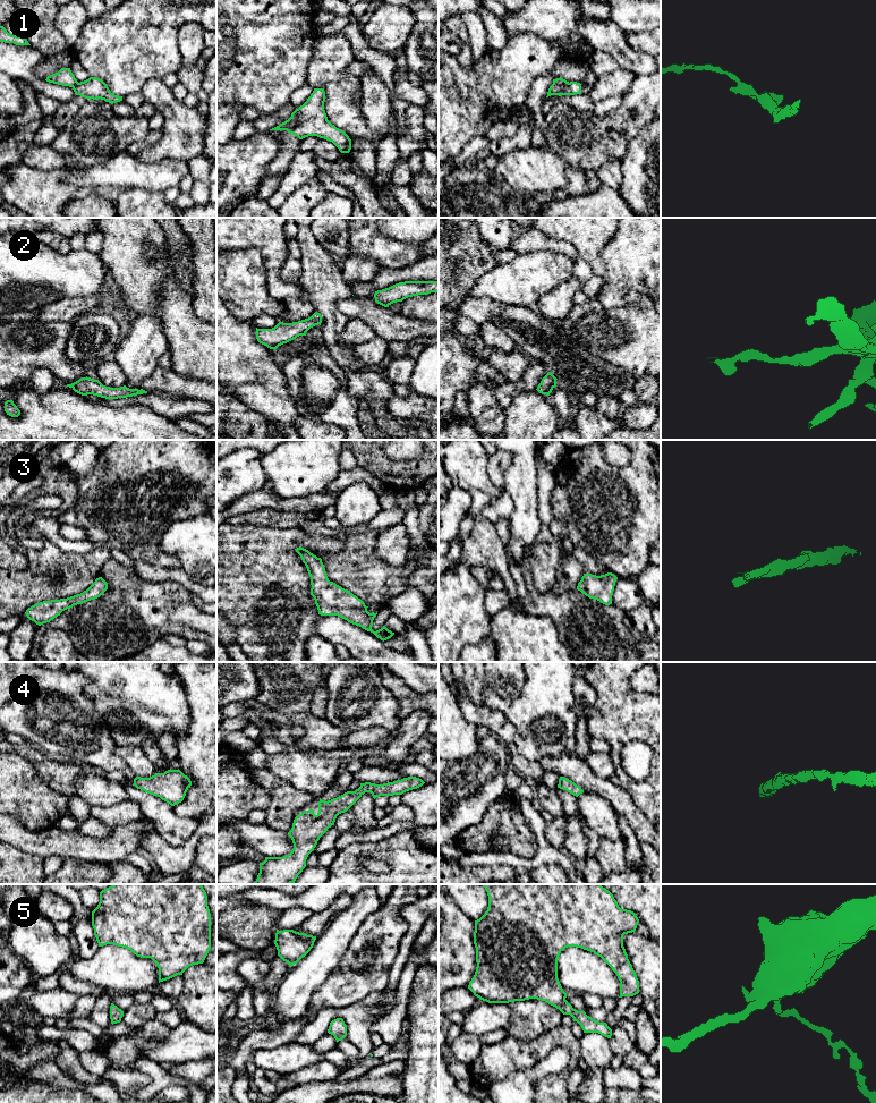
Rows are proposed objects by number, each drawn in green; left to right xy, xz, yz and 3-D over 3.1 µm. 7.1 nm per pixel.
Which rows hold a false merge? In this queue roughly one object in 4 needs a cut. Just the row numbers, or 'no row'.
1

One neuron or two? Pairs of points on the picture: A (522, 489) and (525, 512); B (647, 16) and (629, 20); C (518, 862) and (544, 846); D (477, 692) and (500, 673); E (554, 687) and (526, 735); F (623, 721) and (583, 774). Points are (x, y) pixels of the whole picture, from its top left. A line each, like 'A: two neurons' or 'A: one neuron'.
A: one neuron
B: one neuron
C: one neuron
D: two neurons
E: one neuron
F: two neurons

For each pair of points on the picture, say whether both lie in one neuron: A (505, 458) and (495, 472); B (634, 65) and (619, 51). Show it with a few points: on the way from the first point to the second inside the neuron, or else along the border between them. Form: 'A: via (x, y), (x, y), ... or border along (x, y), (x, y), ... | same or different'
A: via (502, 461), (499, 468) | same
B: via (630, 61), (622, 53) | same

